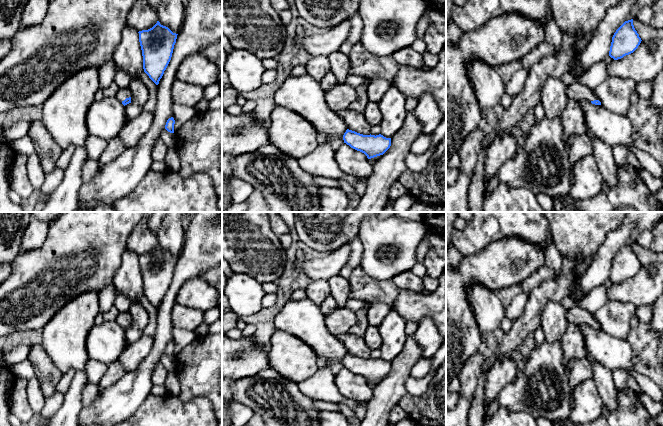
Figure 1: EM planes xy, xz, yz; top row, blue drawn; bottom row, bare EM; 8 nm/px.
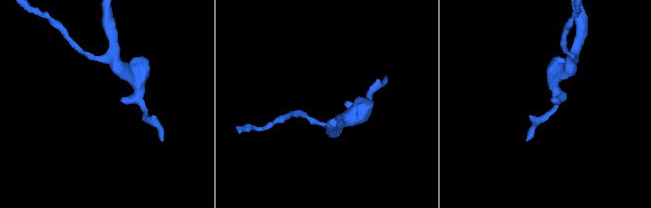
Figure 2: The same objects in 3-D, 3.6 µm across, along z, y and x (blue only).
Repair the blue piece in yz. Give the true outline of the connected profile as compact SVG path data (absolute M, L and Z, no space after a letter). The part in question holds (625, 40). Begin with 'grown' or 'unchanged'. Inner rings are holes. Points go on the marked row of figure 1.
unchanged; M633 19L625 21L614 33L609 56L614 60L633 53L641 43L641 38L634 28Z

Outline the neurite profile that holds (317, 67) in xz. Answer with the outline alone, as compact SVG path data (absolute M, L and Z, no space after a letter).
M313 56L306 64L307 74L317 81L331 70L330 61L327 56Z

